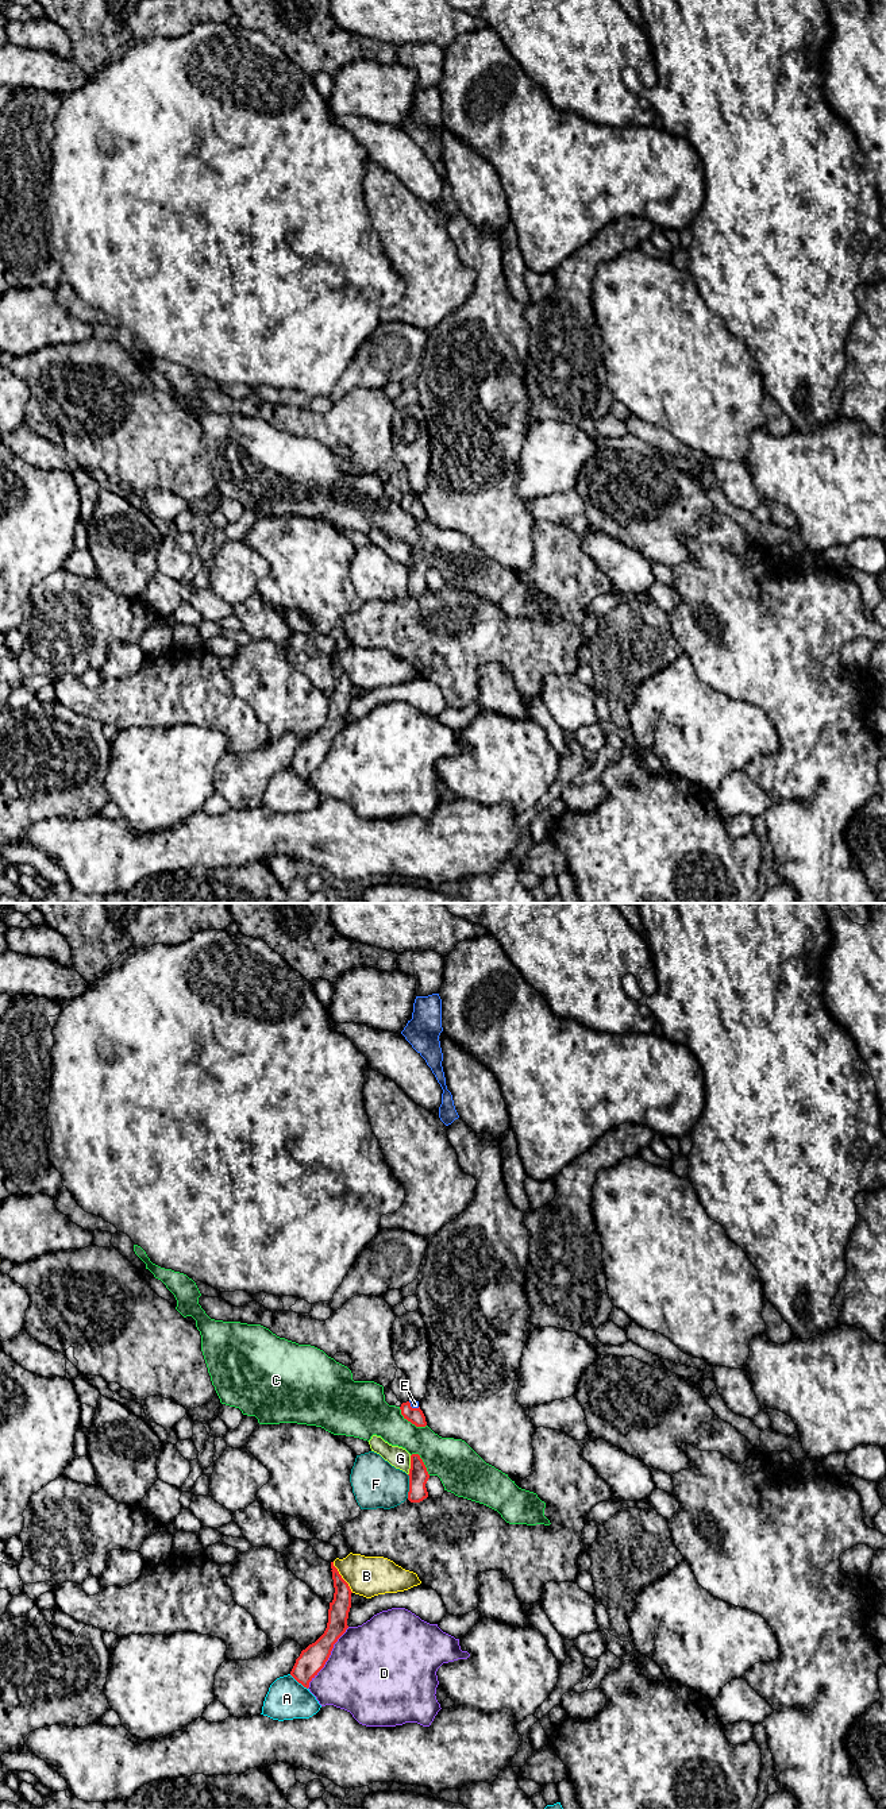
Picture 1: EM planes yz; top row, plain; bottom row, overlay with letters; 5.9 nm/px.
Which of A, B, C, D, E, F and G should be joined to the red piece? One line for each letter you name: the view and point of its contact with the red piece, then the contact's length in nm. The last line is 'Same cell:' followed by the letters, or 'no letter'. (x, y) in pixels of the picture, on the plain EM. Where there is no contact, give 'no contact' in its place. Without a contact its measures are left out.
E: yz (413, 501) | 80 nm
Same cell: E

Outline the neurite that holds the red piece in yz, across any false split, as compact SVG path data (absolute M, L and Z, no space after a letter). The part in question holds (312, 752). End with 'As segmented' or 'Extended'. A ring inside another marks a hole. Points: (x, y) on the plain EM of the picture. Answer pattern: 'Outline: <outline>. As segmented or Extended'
Outline: M331 655L331 662L335 686L334 693L330 695L327 721L315 736L301 744L290 764L290 768L307 782L309 780L309 775L324 760L334 737L348 721L347 711L353 684L334 659L334 655Z. As segmented

